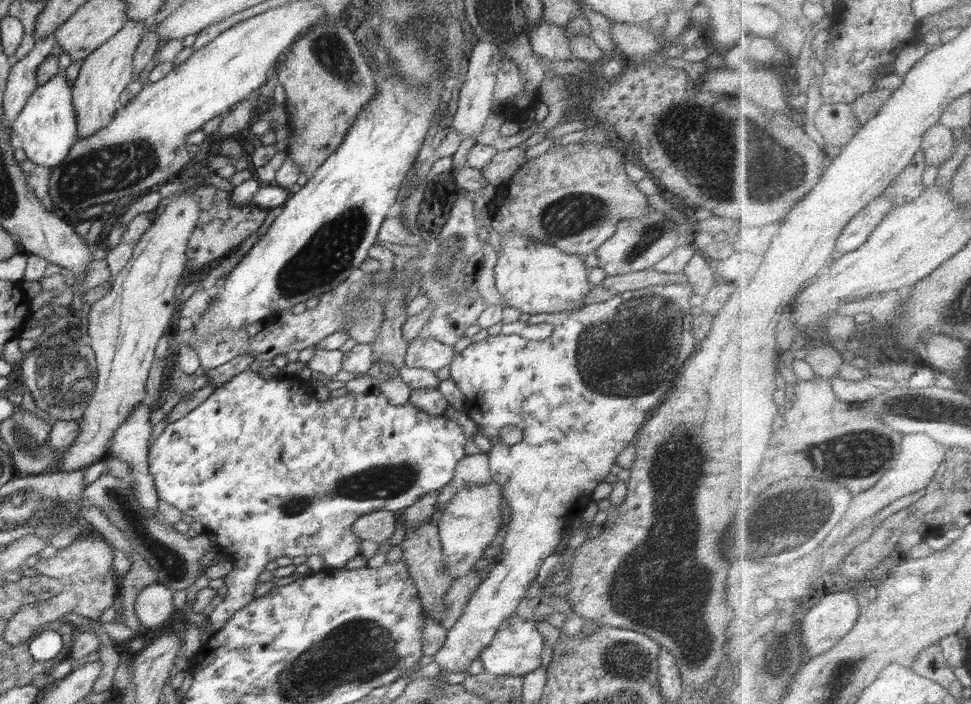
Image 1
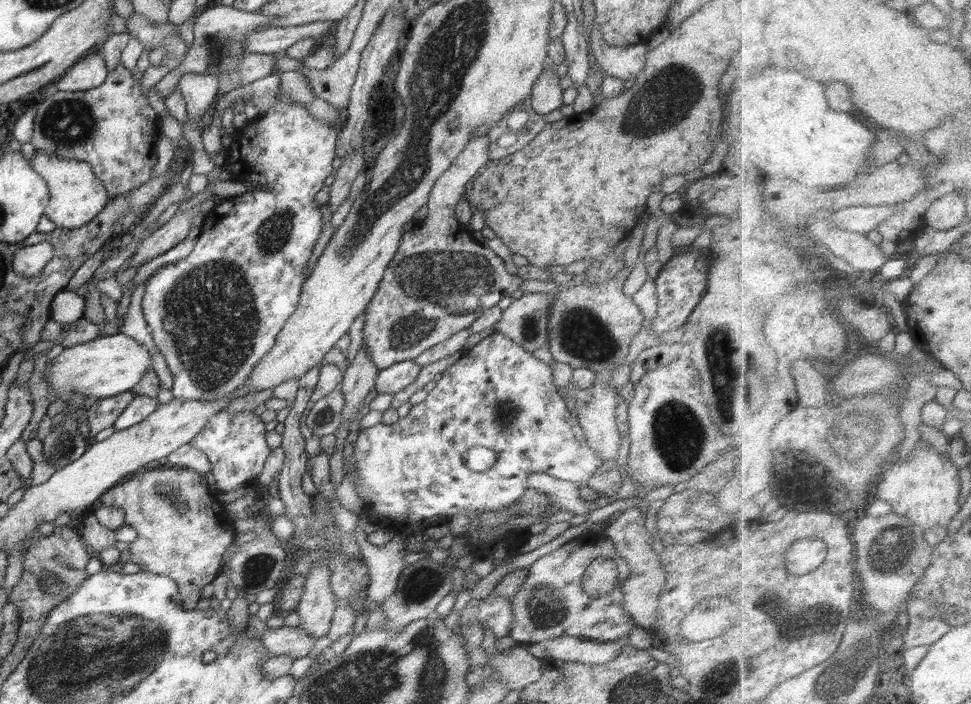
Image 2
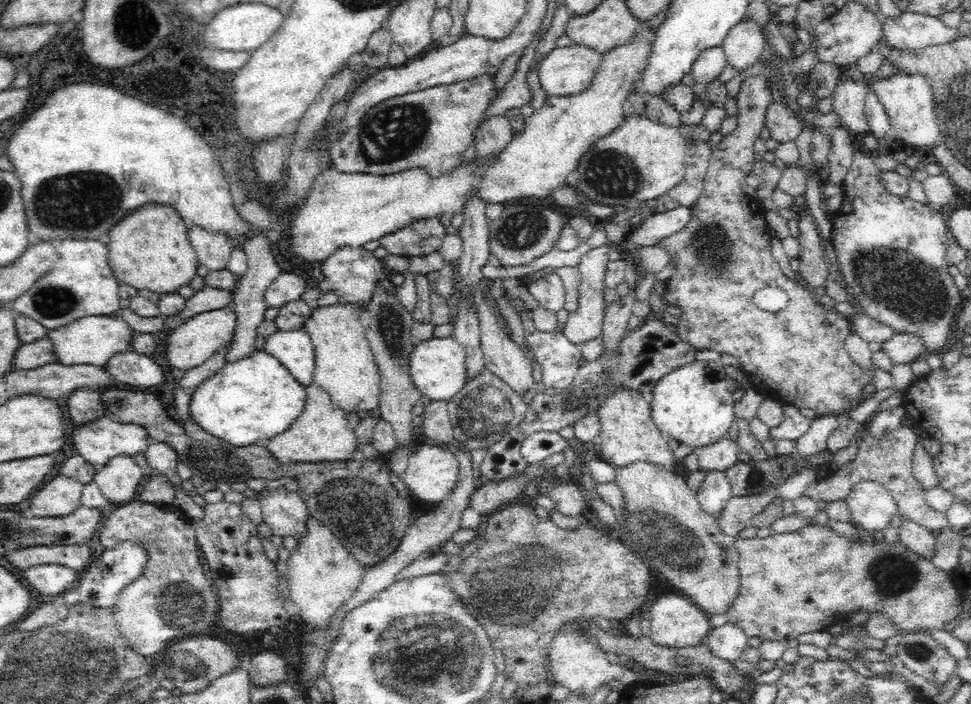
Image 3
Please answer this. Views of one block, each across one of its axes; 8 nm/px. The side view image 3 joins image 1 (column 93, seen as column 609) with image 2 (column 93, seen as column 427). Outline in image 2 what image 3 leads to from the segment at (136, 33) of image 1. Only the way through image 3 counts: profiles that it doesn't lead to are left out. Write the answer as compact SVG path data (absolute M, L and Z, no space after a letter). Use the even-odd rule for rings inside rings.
M37 151L30 162L34 171L42 176L49 189L50 202L45 216L56 226L64 229L78 229L91 222L108 204L111 197L103 183L95 176L86 162L60 159L45 152Z

